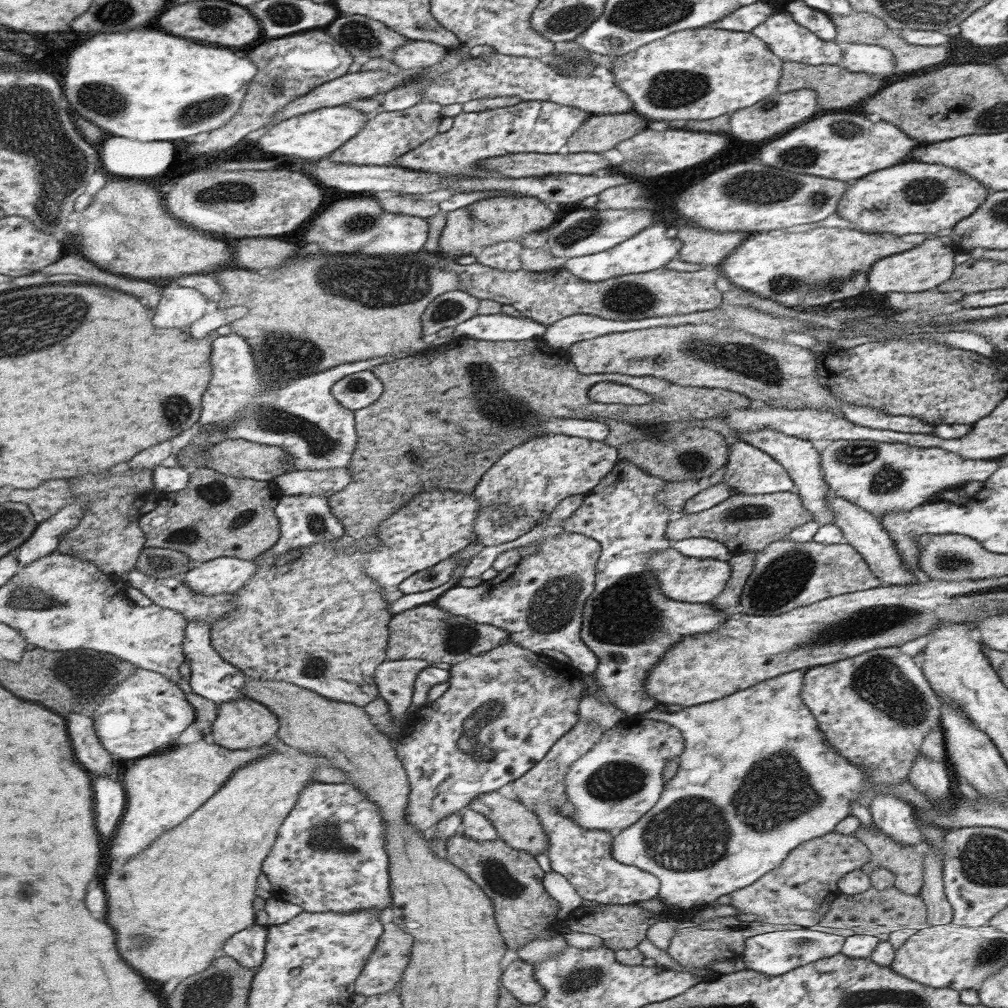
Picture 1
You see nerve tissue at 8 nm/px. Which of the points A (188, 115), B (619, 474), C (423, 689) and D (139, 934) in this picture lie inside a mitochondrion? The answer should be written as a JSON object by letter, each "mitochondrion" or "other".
{"A":"mitochondrion","B":"other","C":"other","D":"mitochondrion"}

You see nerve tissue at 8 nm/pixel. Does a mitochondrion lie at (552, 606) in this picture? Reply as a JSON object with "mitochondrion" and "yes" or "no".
{"mitochondrion":"yes"}

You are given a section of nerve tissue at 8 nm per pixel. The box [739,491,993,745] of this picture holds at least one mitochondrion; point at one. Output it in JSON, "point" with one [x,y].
{"point":[880,682]}

